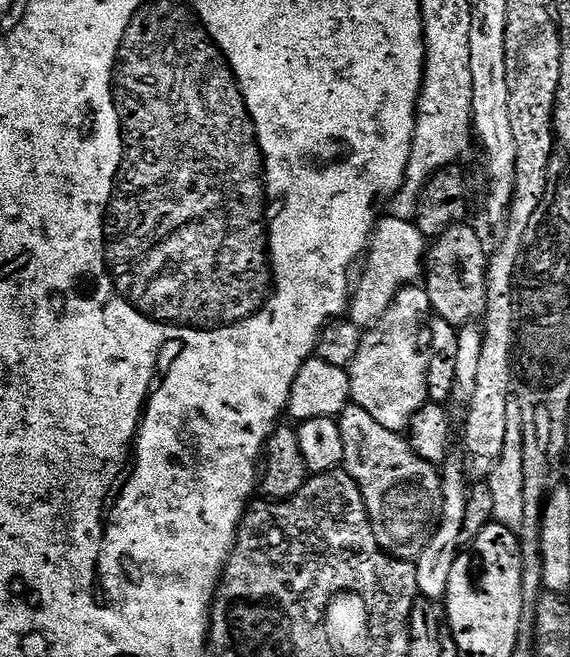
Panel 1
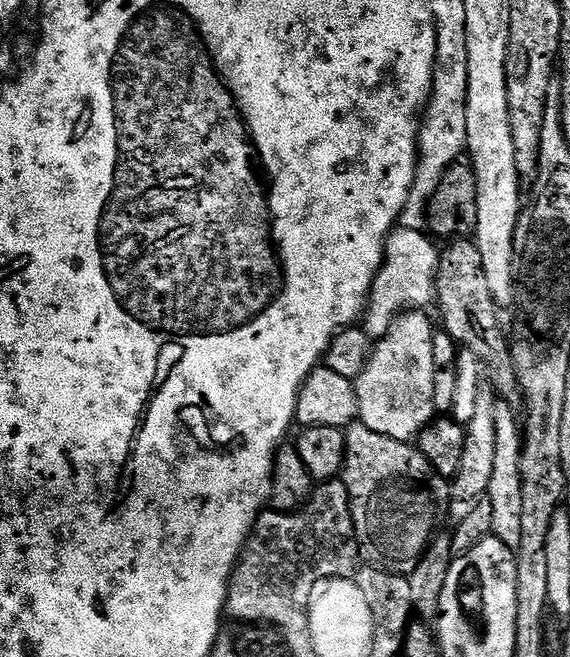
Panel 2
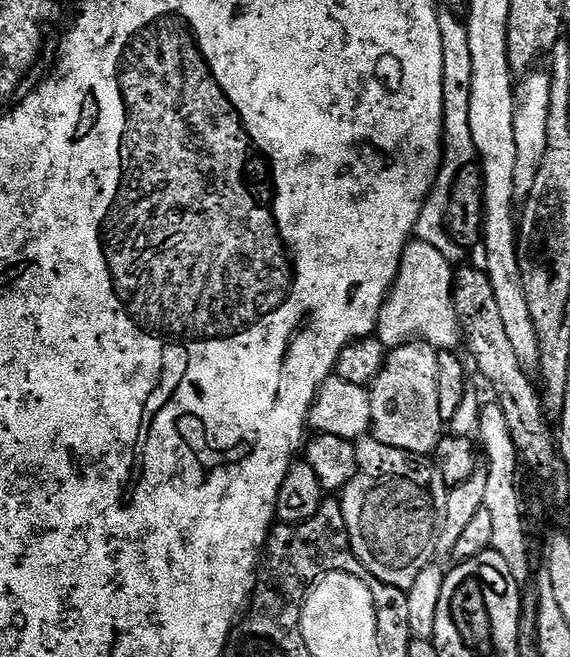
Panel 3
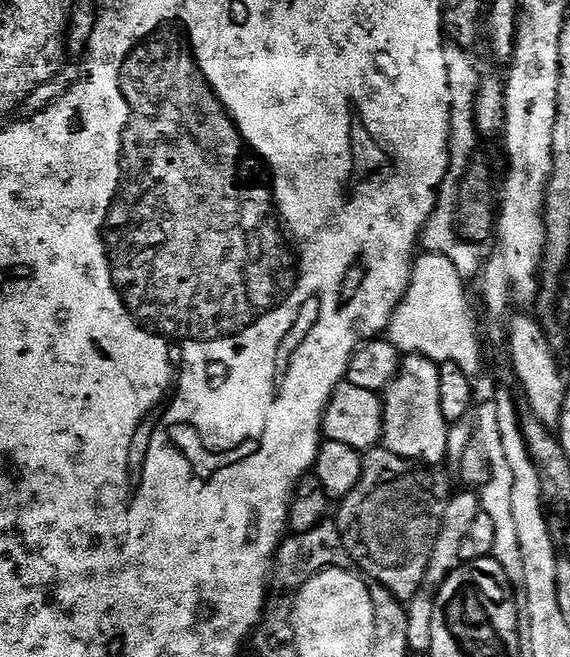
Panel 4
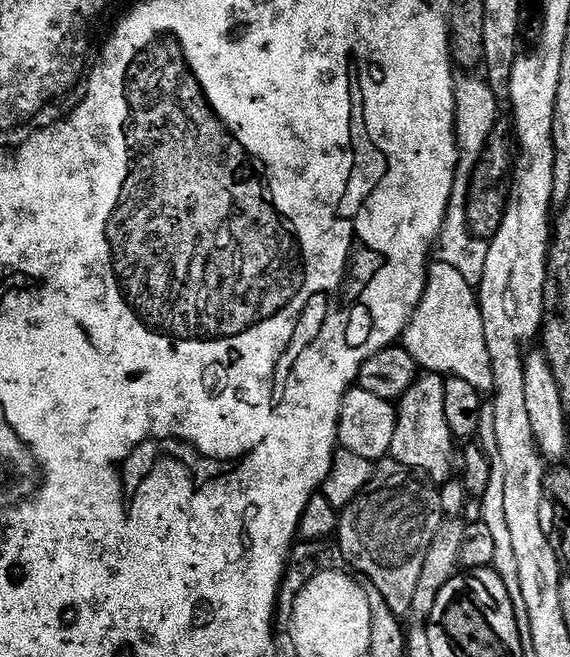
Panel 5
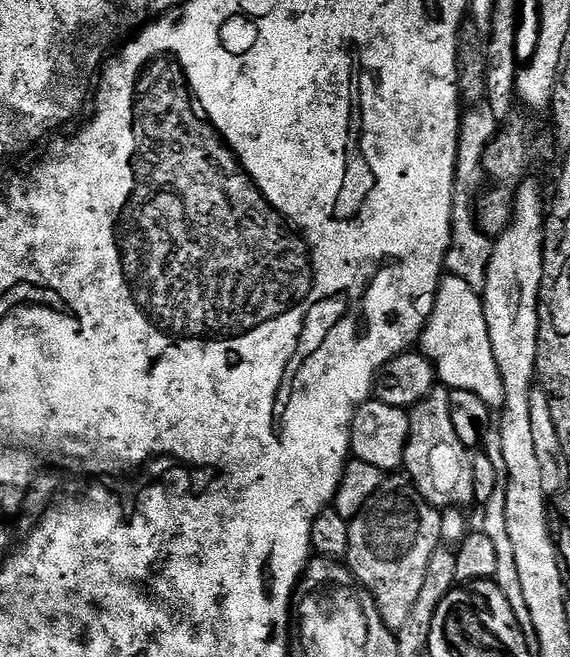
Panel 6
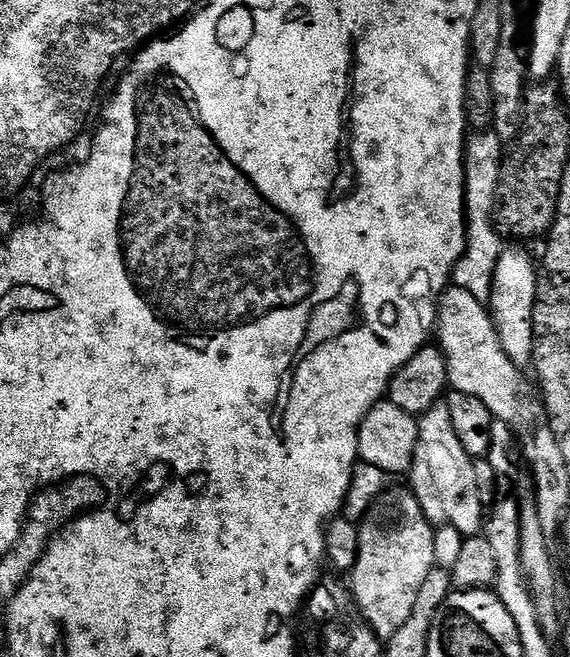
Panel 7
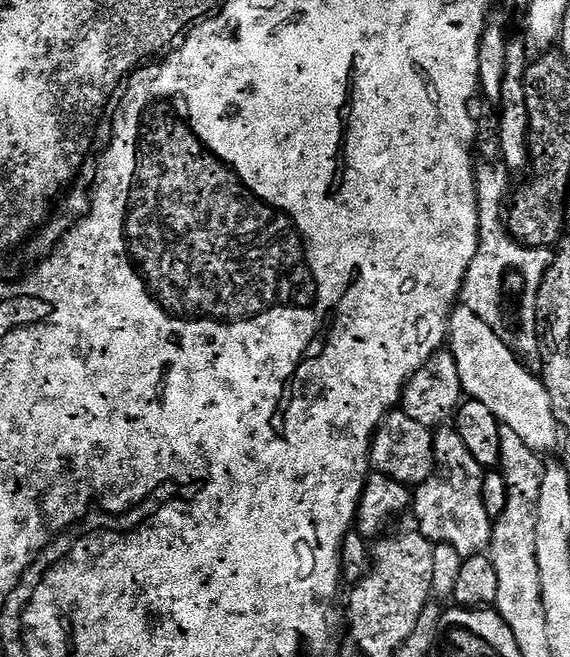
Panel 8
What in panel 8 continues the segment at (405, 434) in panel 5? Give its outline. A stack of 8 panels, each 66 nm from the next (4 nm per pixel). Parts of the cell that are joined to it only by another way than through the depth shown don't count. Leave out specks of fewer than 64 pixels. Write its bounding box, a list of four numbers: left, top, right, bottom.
[414,426,494,558]

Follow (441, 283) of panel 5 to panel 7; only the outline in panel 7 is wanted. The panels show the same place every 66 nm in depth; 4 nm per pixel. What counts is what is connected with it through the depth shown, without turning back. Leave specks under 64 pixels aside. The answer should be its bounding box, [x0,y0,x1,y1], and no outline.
[438,287,524,421]

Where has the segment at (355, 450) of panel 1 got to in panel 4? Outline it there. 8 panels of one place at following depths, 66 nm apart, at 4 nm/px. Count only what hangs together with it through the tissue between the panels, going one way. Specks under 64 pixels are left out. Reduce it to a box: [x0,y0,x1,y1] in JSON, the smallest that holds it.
[338,446,450,602]

